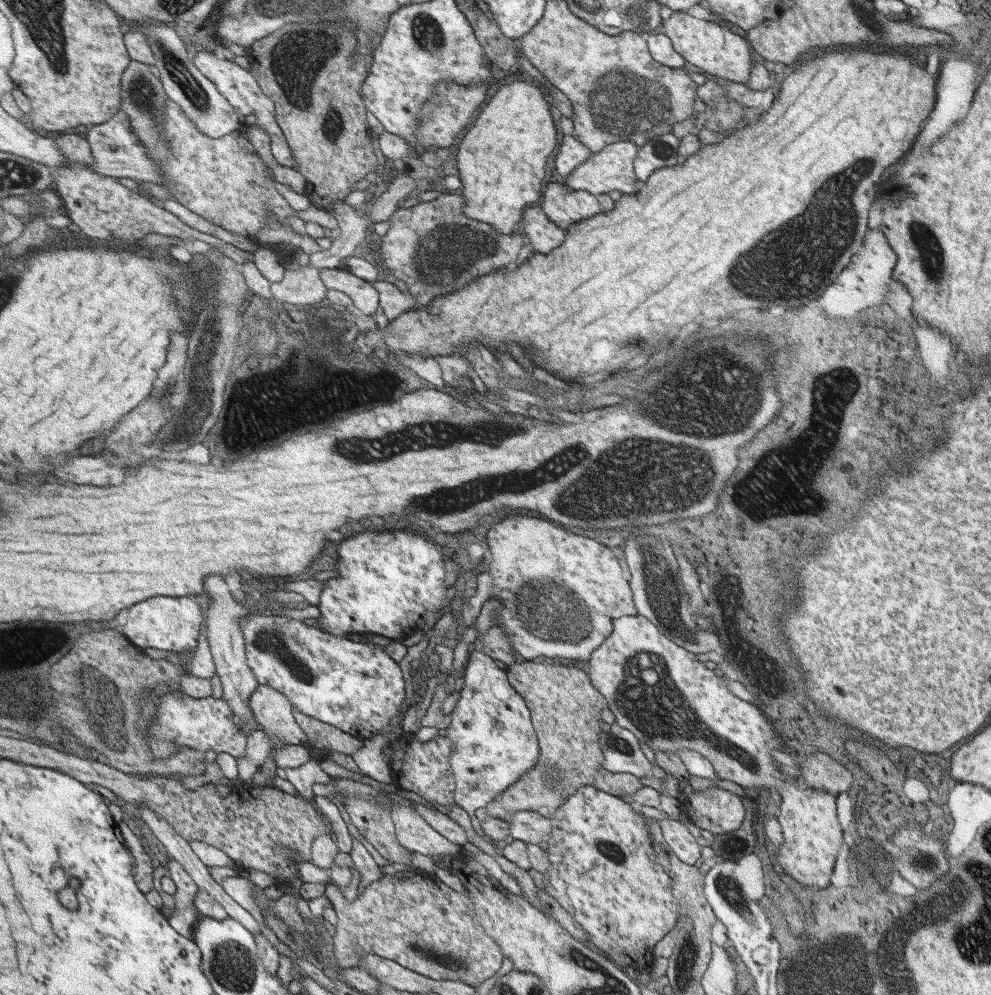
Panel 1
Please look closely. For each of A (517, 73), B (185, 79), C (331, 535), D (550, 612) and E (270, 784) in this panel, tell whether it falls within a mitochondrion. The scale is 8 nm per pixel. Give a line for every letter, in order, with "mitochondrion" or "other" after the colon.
A: other
B: mitochondrion
C: other
D: mitochondrion
E: other

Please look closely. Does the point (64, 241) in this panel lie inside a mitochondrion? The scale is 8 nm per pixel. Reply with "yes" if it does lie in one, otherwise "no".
no

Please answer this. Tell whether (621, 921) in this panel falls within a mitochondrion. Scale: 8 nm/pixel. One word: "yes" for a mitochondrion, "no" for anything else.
no

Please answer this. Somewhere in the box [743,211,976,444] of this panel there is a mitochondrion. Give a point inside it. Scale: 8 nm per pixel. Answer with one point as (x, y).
(932, 257)

